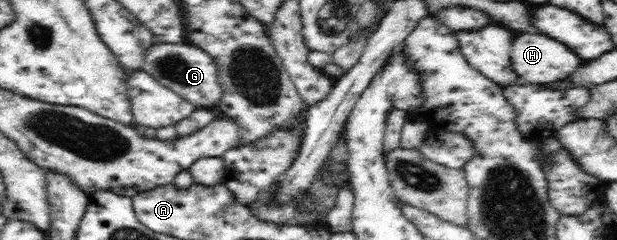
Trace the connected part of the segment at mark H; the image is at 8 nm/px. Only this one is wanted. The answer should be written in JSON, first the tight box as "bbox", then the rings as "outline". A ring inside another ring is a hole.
{"bbox":[512,33,580,85],"outline":[[[526,33],[526,35],[518,35],[512,43],[512,67],[528,83],[548,85],[548,83],[564,81],[576,71],[578,65],[580,65],[580,59],[572,49],[568,49],[564,43],[558,43],[556,39],[550,39],[546,35]]]}

